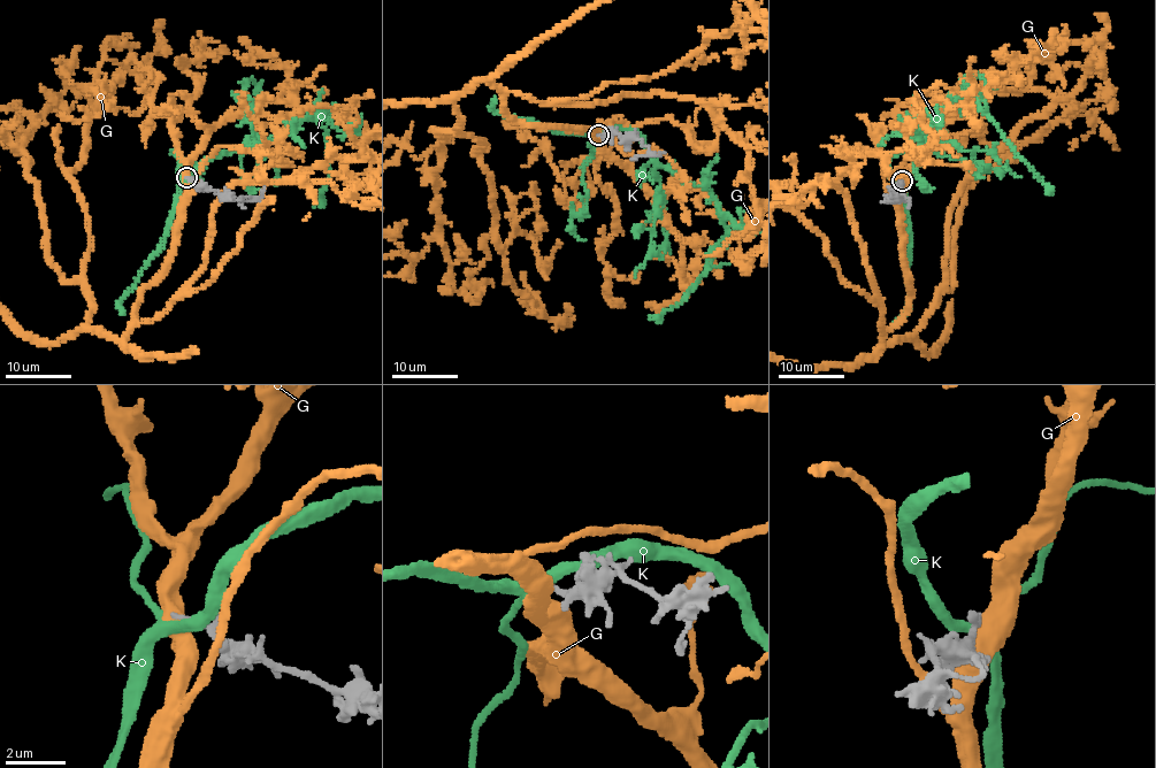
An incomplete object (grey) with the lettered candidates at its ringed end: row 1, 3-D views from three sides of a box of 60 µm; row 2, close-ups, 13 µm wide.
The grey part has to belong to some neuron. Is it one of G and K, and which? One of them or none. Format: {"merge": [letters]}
{"merge": []}

